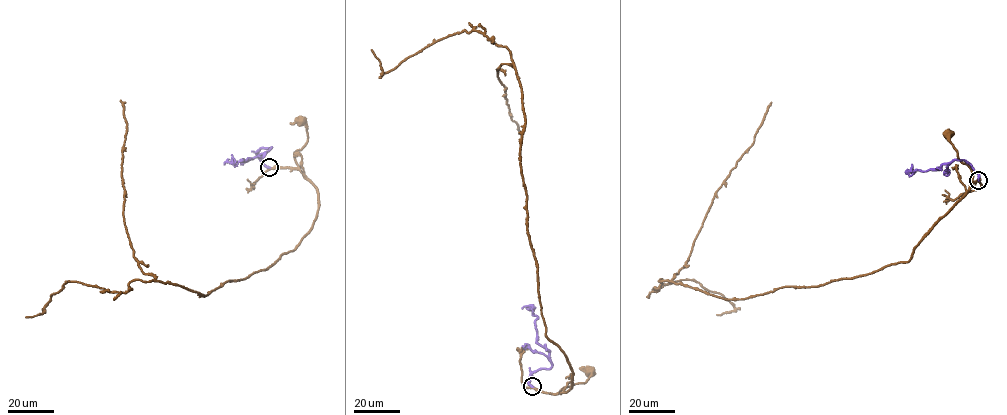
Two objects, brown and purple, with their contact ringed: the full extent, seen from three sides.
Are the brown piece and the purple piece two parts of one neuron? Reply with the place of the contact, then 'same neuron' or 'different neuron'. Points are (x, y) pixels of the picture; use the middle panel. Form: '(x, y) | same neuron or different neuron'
(532, 386) | same neuron

